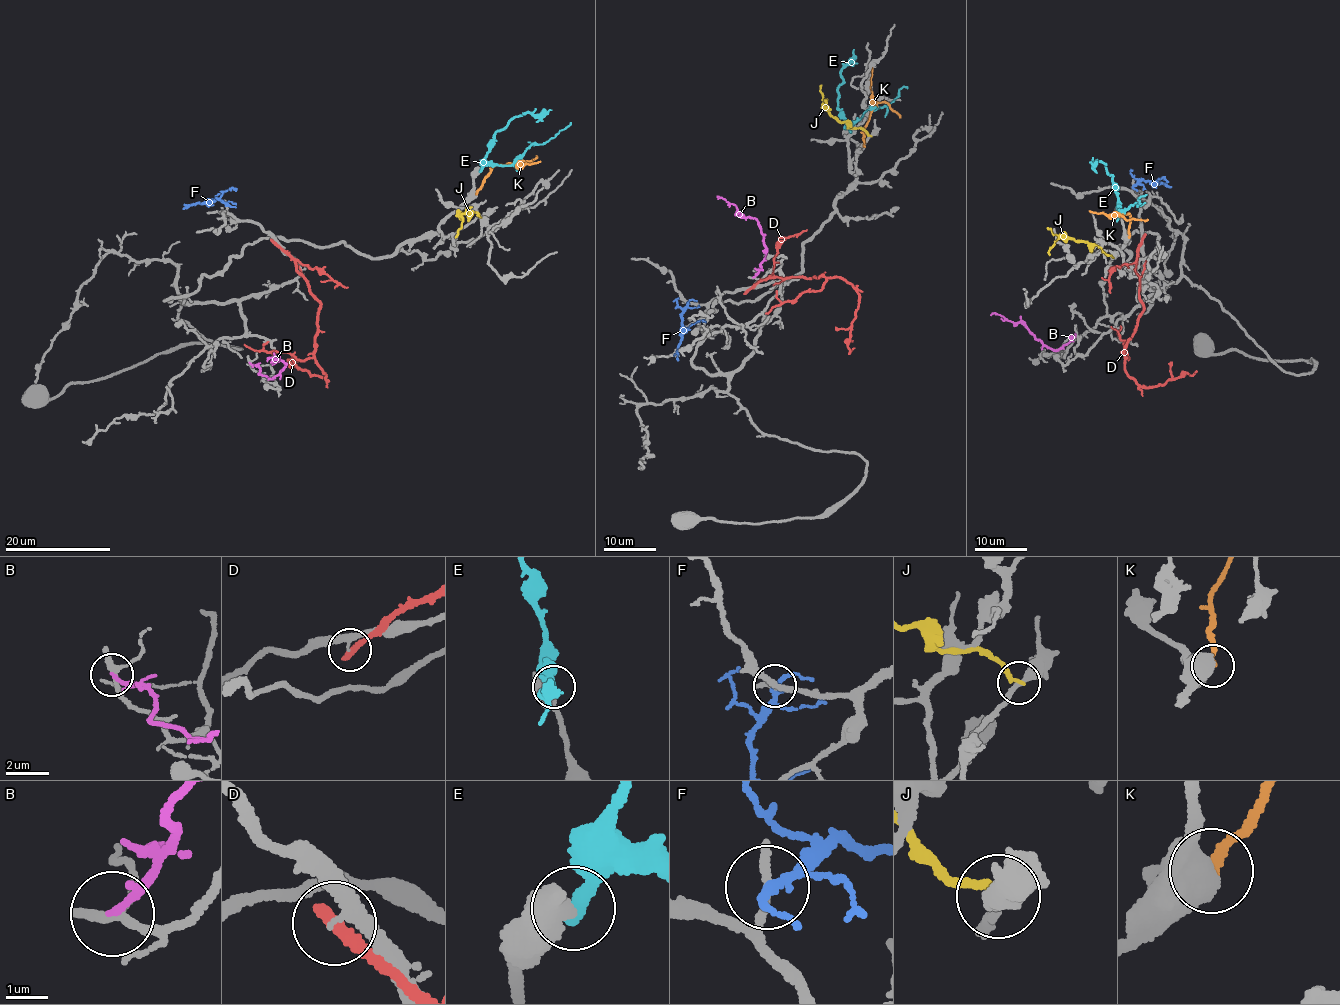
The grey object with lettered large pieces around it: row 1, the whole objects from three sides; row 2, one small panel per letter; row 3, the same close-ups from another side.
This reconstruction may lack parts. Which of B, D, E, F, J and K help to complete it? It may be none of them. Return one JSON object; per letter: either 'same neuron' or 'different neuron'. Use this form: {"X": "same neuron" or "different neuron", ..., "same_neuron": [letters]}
{"B": "different neuron", "D": "different neuron", "E": "different neuron", "F": "different neuron", "J": "different neuron", "K": "same neuron", "same_neuron": ["K"]}

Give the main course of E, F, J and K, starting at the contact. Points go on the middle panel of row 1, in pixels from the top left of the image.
E: (850, 132), (836, 109), (837, 92), (843, 80), (841, 72), (851, 60), (853, 49)
F: (687, 302), (682, 314), (677, 360)
J: (869, 136), (863, 129), (851, 129), (841, 123), (830, 114), (827, 103)
K: (864, 146), (865, 126), (873, 106), (873, 67)

